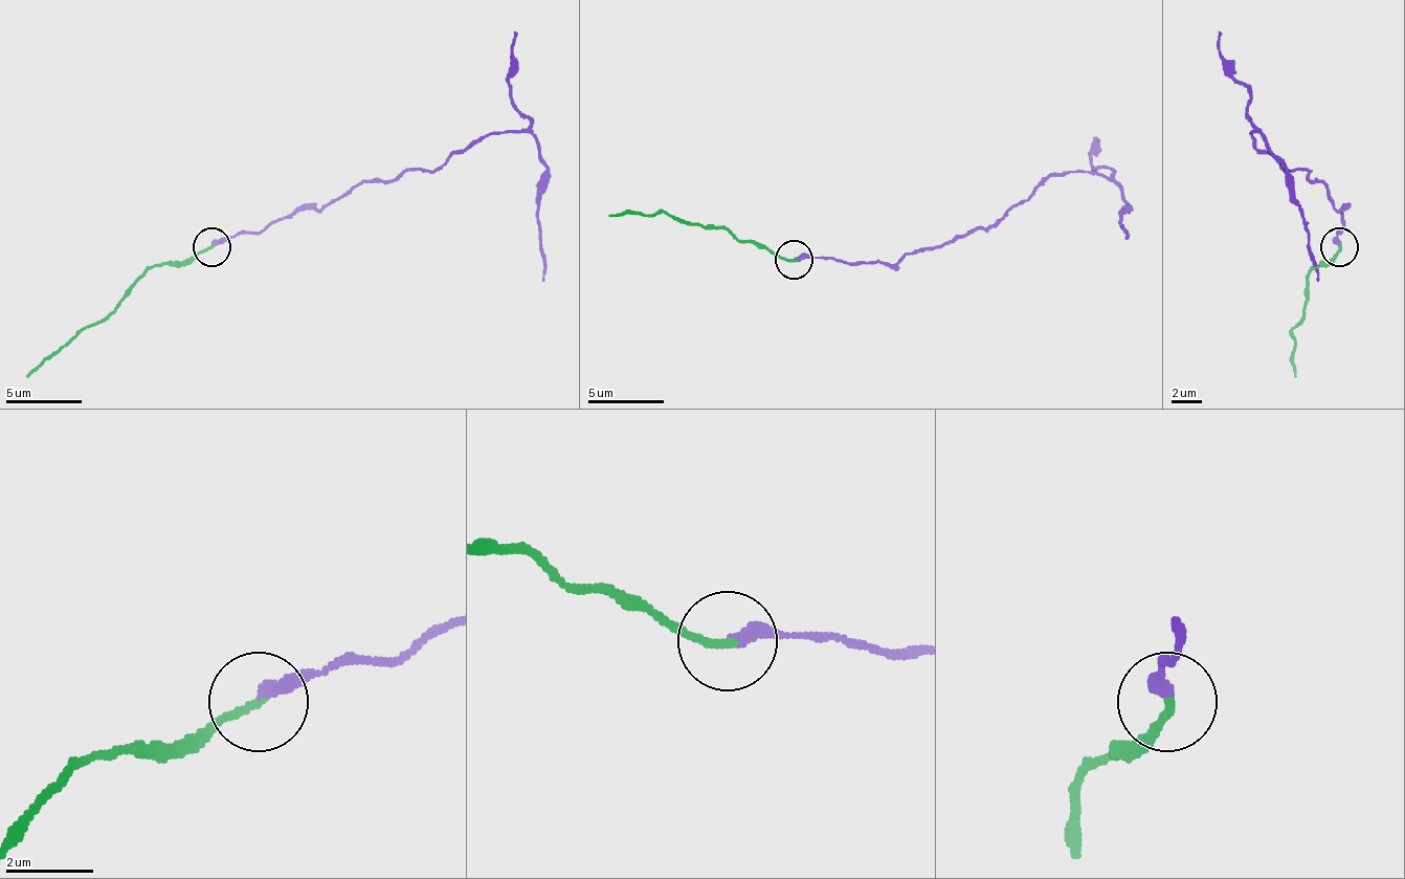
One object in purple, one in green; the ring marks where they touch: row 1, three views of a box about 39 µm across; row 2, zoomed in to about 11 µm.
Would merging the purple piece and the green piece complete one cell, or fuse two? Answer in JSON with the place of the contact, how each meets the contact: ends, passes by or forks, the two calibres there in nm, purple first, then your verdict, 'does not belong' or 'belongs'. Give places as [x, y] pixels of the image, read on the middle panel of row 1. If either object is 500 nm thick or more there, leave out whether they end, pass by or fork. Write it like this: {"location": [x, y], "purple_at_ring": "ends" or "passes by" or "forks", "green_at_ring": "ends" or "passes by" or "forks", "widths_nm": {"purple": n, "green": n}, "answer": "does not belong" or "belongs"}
{"location": [794, 259], "purple_at_ring": "ends", "green_at_ring": "ends", "widths_nm": {"purple": 300, "green": 180}, "answer": "belongs"}

